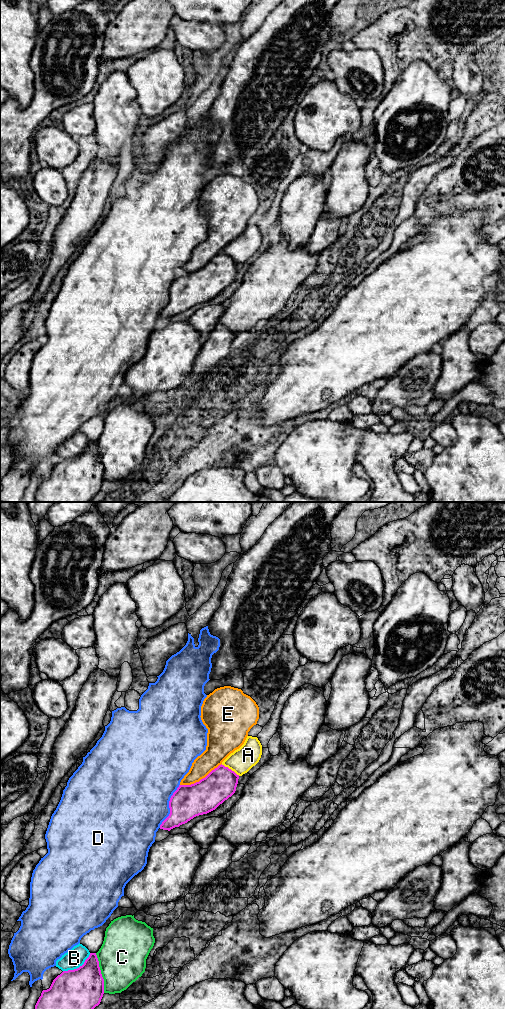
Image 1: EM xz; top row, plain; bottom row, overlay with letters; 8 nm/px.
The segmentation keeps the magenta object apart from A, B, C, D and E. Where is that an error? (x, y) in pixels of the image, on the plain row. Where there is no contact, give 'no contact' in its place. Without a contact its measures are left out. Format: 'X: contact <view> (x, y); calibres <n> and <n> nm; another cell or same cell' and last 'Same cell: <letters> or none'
A: contact xz (230, 257); calibres 260 and 190 nm; same cell
B: contact xz (79, 455); calibres 400 and 160 nm; another cell
C: contact xz (100, 461); calibres 380 and 380 nm; another cell
D: contact xz (169, 294); calibres 280 and 480 nm; another cell
E: contact xz (201, 267); calibres 280 and 180 nm; another cell
Same cell: A

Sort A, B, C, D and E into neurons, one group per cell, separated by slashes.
A / B / C / D / E

